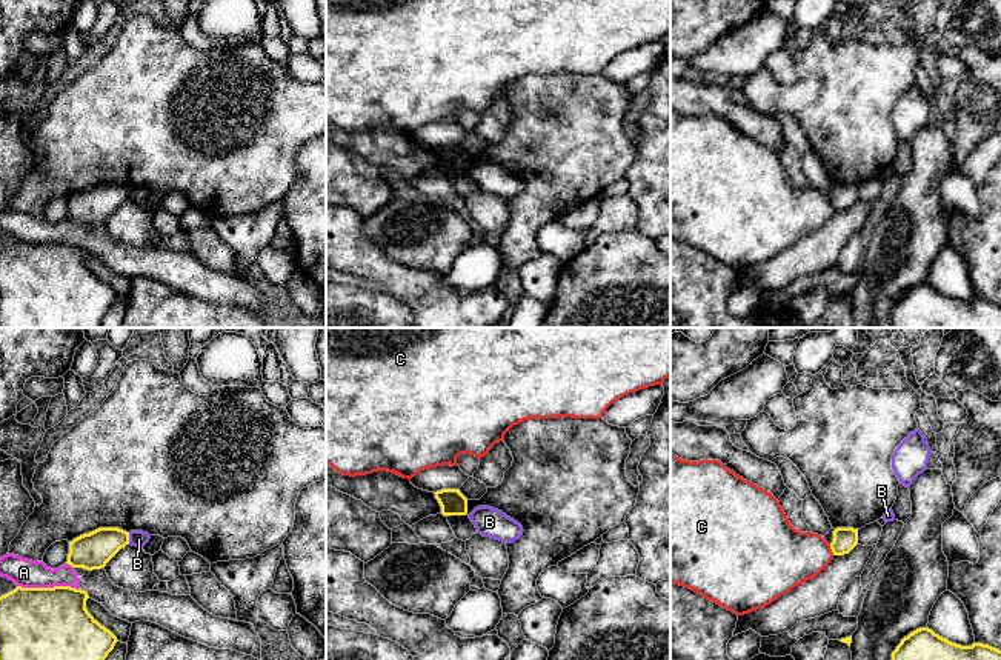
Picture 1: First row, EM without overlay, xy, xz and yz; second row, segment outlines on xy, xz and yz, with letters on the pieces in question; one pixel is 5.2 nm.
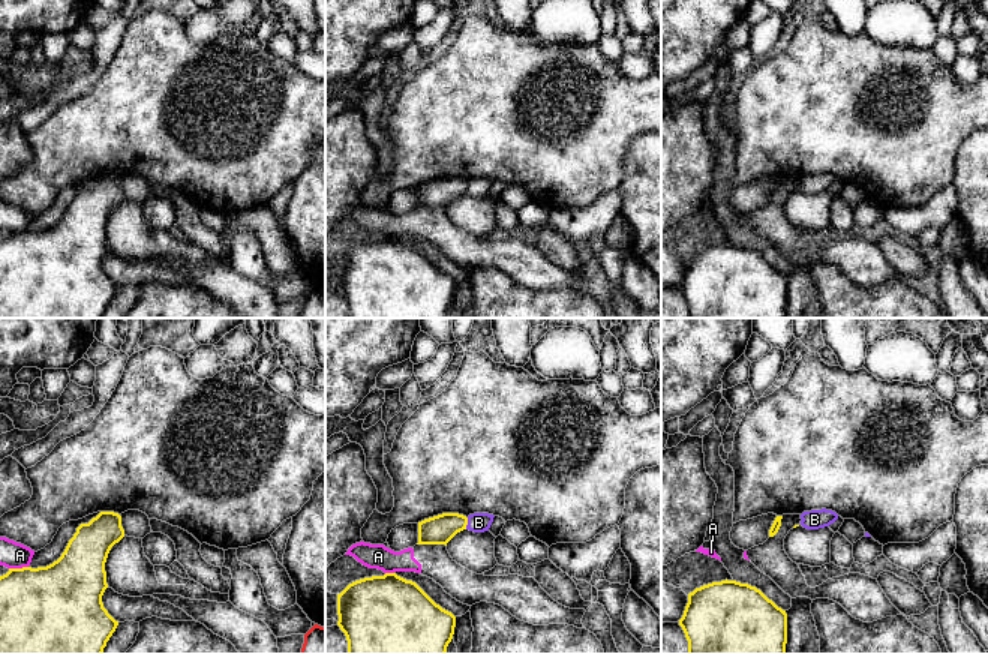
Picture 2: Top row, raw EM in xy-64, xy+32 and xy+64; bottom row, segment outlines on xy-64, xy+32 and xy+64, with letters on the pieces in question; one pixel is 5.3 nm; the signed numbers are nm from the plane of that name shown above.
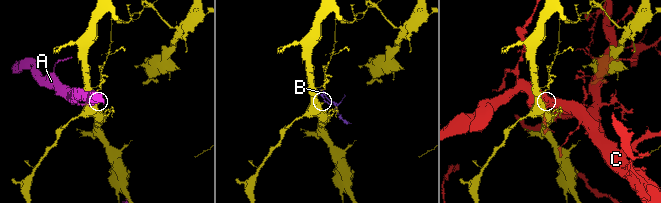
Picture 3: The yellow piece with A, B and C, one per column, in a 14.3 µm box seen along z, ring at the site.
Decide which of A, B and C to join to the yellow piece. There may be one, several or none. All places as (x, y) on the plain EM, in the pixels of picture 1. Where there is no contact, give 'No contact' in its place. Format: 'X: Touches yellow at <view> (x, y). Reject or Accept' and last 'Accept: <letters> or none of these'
A: Touches yellow at xy (48, 243). Reject
B: Touches yellow at xy (128, 194). Reject
C: Touches yellow at yz (831, 203). Reject
Accept: none of these

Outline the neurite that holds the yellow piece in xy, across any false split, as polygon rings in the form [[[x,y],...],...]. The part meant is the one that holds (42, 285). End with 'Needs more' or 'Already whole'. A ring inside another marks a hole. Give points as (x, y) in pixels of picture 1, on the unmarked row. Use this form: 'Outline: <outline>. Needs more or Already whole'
Outline: [[[22,243],[0,252],[0,328],[100,328],[118,297],[86,265],[86,246]]]. Already whole

